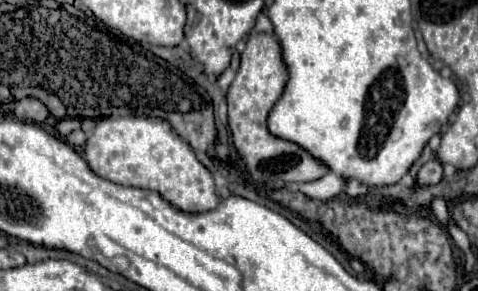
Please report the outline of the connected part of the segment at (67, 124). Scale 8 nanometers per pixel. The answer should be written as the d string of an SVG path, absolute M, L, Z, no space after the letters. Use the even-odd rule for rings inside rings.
M63 119L63 121L57 123L57 131L59 131L63 137L67 137L71 131L75 131L75 129L79 129L79 127L81 127L81 121L79 121L79 119Z

